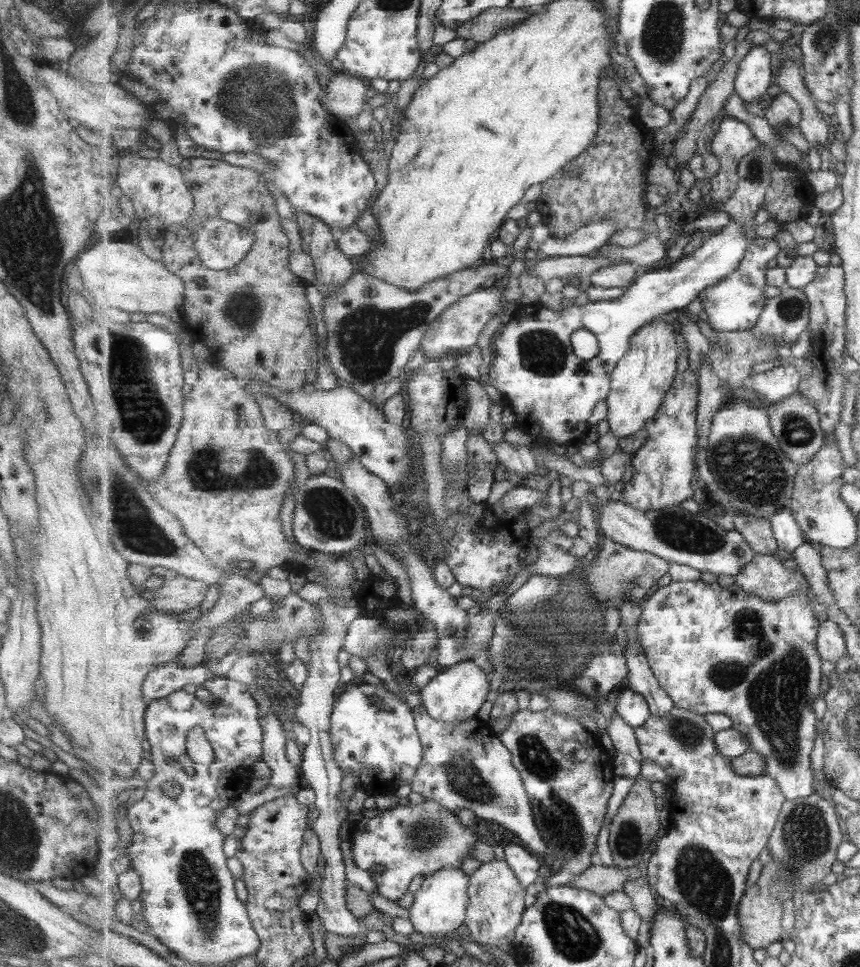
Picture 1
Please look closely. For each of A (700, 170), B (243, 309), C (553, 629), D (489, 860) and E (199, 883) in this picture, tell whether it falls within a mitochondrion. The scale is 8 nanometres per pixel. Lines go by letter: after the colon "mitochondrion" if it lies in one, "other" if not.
A: other
B: mitochondrion
C: mitochondrion
D: other
E: mitochondrion

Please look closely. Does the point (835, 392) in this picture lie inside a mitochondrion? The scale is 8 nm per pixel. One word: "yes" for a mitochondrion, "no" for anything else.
no

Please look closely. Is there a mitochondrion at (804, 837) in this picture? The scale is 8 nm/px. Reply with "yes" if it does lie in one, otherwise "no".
yes

